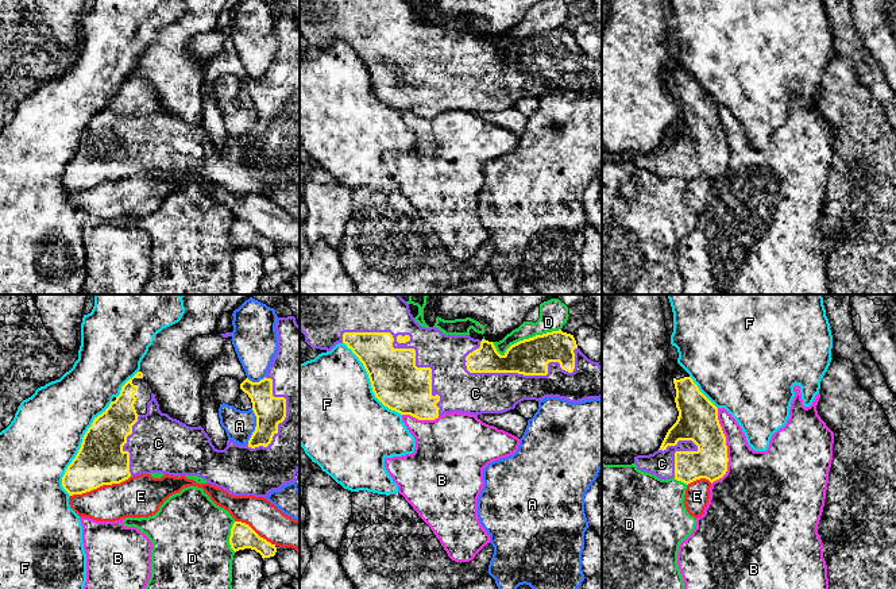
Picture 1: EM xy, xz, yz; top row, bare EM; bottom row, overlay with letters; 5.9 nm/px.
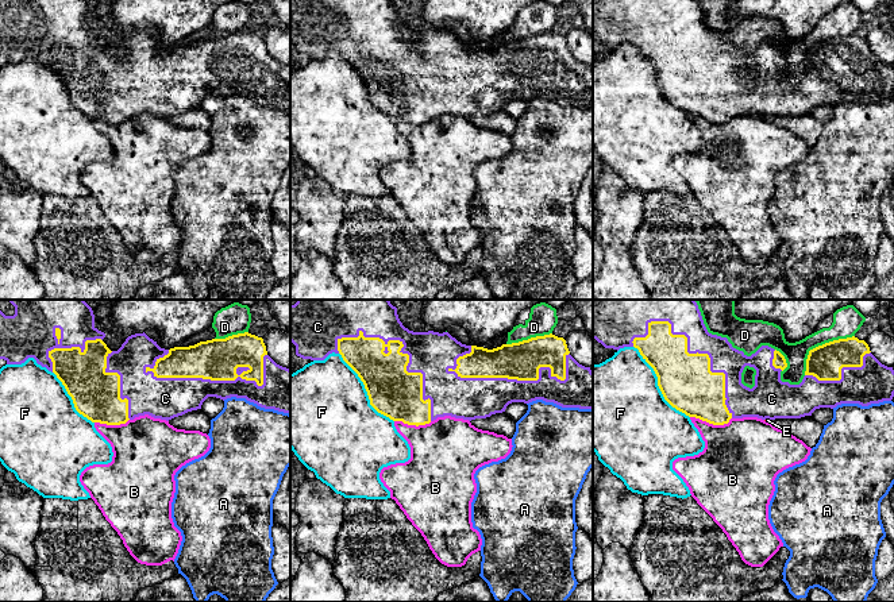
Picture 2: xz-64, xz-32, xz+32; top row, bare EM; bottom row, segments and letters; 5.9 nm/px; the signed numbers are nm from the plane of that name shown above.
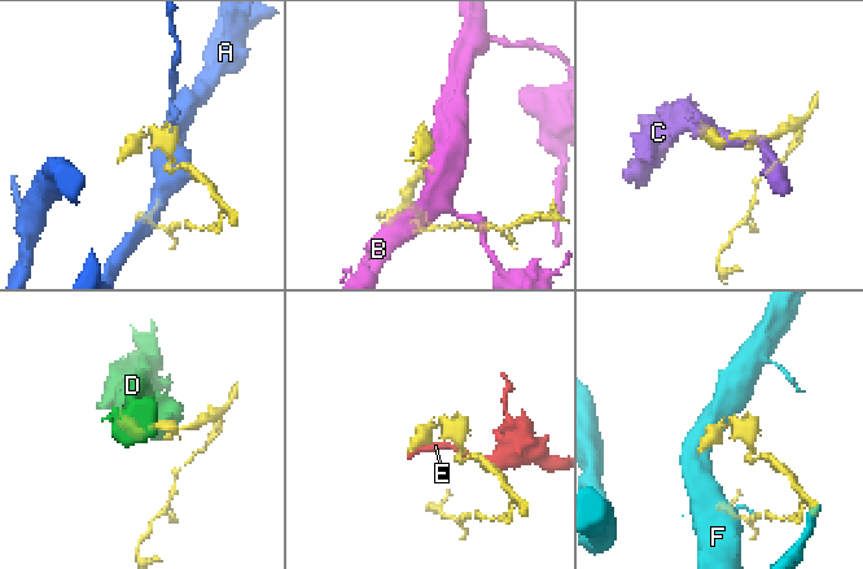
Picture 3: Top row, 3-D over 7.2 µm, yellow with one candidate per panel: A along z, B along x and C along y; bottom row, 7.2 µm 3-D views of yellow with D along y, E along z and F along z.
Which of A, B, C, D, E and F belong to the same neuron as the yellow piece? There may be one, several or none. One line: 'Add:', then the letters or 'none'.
Add: C

